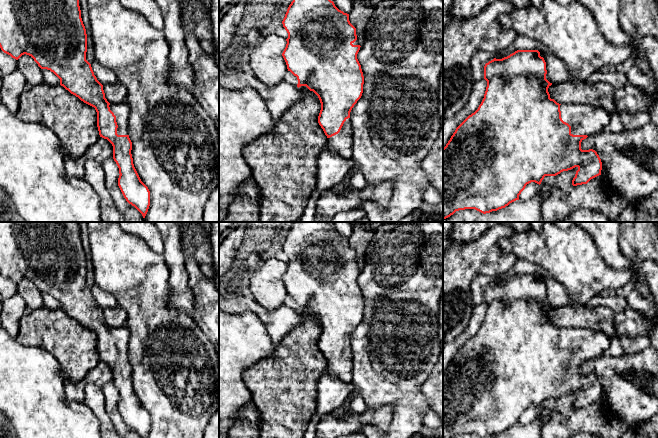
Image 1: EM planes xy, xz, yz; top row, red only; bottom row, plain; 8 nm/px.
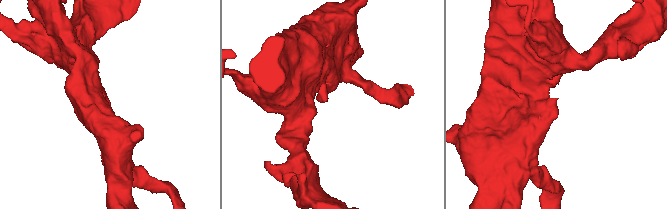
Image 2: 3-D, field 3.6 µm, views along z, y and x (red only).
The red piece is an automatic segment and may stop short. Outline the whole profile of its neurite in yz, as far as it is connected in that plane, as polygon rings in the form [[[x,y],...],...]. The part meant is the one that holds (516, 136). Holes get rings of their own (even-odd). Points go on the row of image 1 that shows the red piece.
[[[517,50],[507,57],[489,61],[484,66],[484,79],[487,81],[487,87],[484,98],[478,109],[469,115],[455,130],[450,140],[443,148],[443,219],[453,215],[456,211],[465,209],[475,209],[483,214],[497,211],[505,208],[510,203],[519,200],[519,195],[525,189],[526,185],[535,182],[541,184],[545,176],[556,176],[563,171],[578,168],[575,177],[572,180],[572,185],[587,184],[591,179],[601,175],[602,162],[593,149],[582,150],[581,142],[588,136],[600,134],[603,128],[608,124],[611,113],[602,107],[596,107],[589,104],[559,104],[554,99],[550,98],[548,88],[552,85],[546,79],[546,62],[540,56],[538,50]]]

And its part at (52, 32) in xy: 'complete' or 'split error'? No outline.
split error

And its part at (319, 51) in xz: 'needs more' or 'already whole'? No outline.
needs more

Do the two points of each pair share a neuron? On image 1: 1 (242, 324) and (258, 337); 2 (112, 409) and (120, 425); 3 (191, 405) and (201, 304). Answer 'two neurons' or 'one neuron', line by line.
1: one neuron
2: one neuron
3: two neurons

